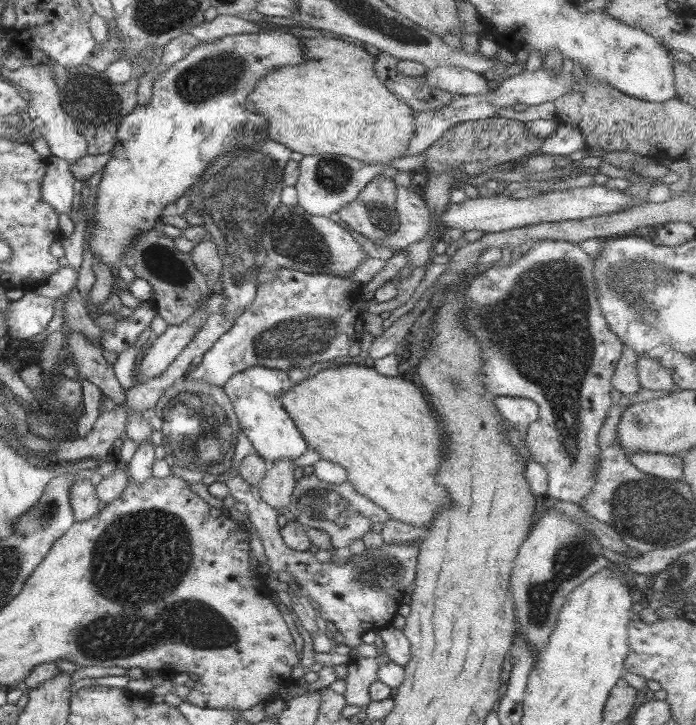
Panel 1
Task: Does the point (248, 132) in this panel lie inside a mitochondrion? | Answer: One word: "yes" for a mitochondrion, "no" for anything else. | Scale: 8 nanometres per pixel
yes

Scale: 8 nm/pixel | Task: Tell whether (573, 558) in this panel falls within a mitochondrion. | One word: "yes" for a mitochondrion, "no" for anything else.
yes

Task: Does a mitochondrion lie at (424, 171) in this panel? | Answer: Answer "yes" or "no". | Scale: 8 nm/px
no

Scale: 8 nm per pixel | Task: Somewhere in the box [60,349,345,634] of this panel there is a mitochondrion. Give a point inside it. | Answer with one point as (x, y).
(192, 421)

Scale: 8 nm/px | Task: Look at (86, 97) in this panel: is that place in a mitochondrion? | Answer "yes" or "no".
yes

